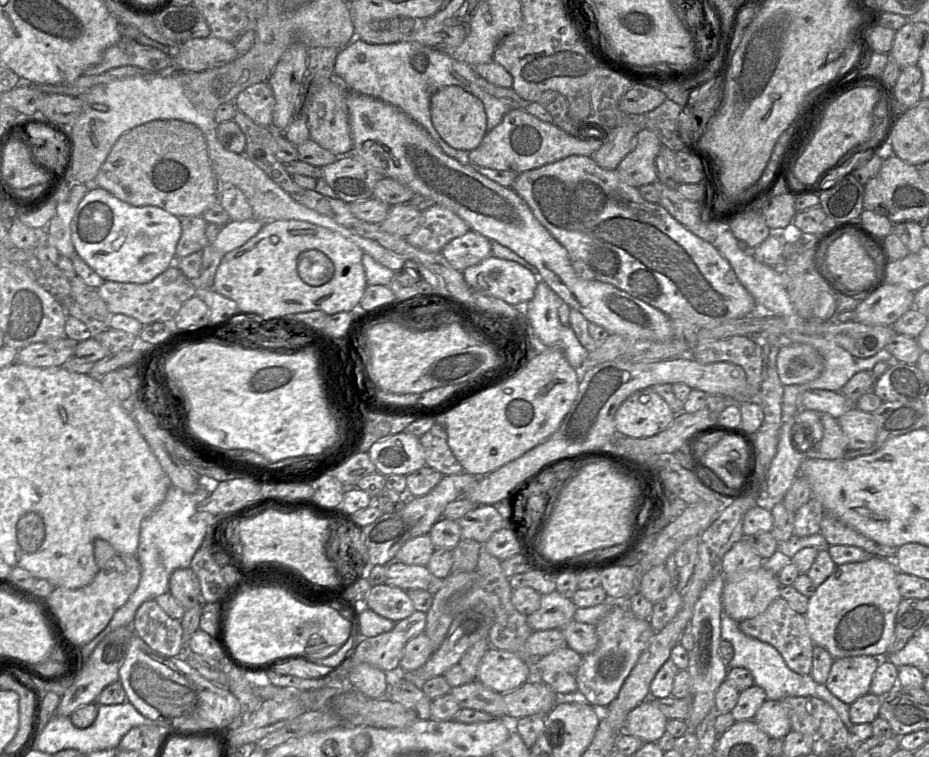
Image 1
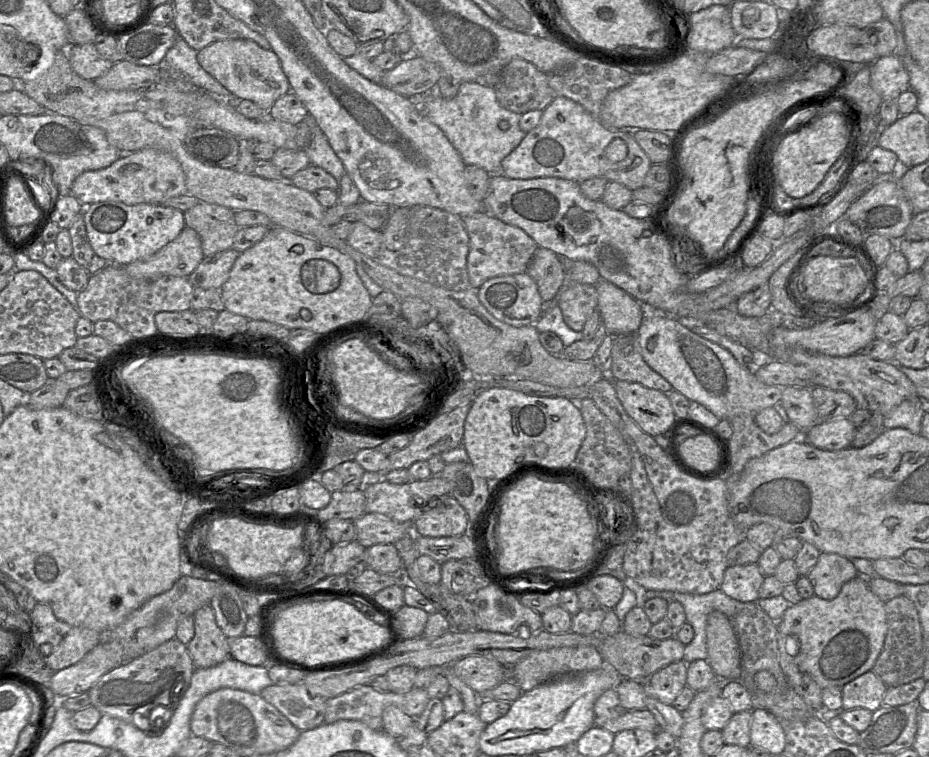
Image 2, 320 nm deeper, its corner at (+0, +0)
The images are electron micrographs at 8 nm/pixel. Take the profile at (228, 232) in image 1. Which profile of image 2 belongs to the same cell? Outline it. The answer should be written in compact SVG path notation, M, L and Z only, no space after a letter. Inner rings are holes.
M234 248L204 257L196 269L187 277L193 287L221 289L227 281L239 252Z

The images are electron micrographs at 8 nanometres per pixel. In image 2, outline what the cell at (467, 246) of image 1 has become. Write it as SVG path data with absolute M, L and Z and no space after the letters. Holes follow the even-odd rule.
M485 211L462 218L469 236L467 271L472 288L478 289L493 277L526 272L538 246L524 230L509 225Z

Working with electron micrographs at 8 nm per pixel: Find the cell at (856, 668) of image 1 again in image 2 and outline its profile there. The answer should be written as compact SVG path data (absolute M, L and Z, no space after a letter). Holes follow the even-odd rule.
M870 670L842 687L842 708L864 708L874 712L883 705L887 689L886 684Z

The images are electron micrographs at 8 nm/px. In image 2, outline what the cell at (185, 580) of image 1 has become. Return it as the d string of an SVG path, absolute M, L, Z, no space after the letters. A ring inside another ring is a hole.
M210 605L198 609L194 615L195 633L187 644L195 669L216 666L230 657L228 638L218 627Z

